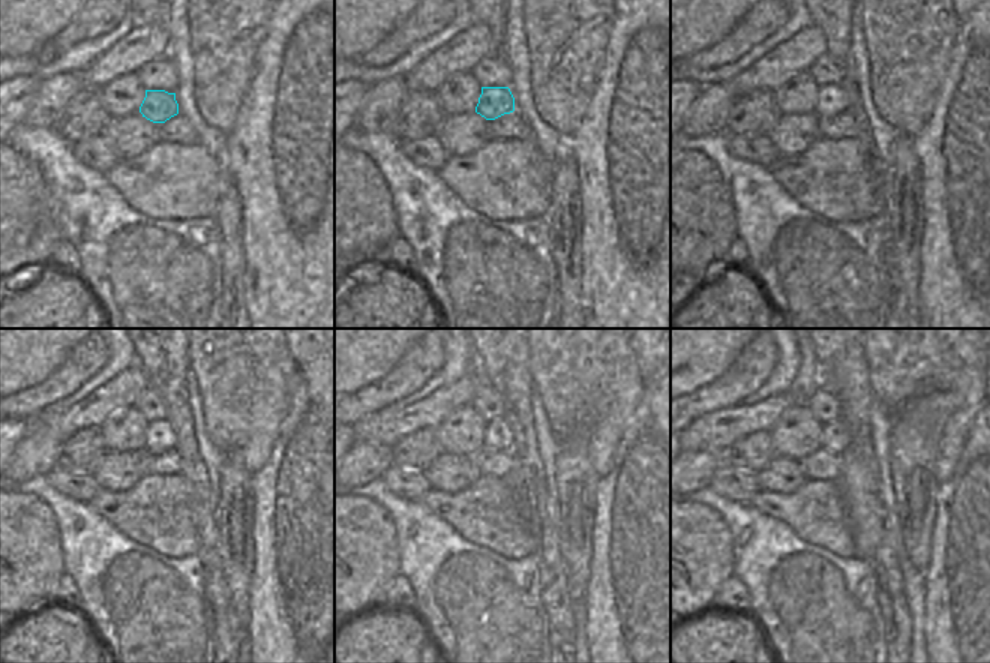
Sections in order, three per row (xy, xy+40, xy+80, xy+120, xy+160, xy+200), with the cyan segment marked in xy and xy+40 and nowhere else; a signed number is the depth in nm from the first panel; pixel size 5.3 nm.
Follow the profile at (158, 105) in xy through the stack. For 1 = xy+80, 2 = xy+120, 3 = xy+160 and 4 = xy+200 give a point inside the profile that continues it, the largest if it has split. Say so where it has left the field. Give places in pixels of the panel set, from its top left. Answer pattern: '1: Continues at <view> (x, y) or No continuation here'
1: Continues at xy+80 (833, 99)
2: Continues at xy+120 (159, 437)
3: Continues at xy+160 (498, 435)
4: Continues at xy+200 (836, 435)

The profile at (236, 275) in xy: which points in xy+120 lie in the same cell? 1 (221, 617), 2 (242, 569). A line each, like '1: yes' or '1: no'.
1: no
2: yes

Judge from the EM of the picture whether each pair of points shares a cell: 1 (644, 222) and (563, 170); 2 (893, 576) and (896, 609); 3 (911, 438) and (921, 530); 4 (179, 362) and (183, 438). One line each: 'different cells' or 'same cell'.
1: different cells
2: same cell
3: same cell
4: same cell

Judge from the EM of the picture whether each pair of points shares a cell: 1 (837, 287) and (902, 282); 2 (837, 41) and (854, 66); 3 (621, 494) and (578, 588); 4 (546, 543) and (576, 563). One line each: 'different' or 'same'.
1: different
2: different
3: different
4: different

